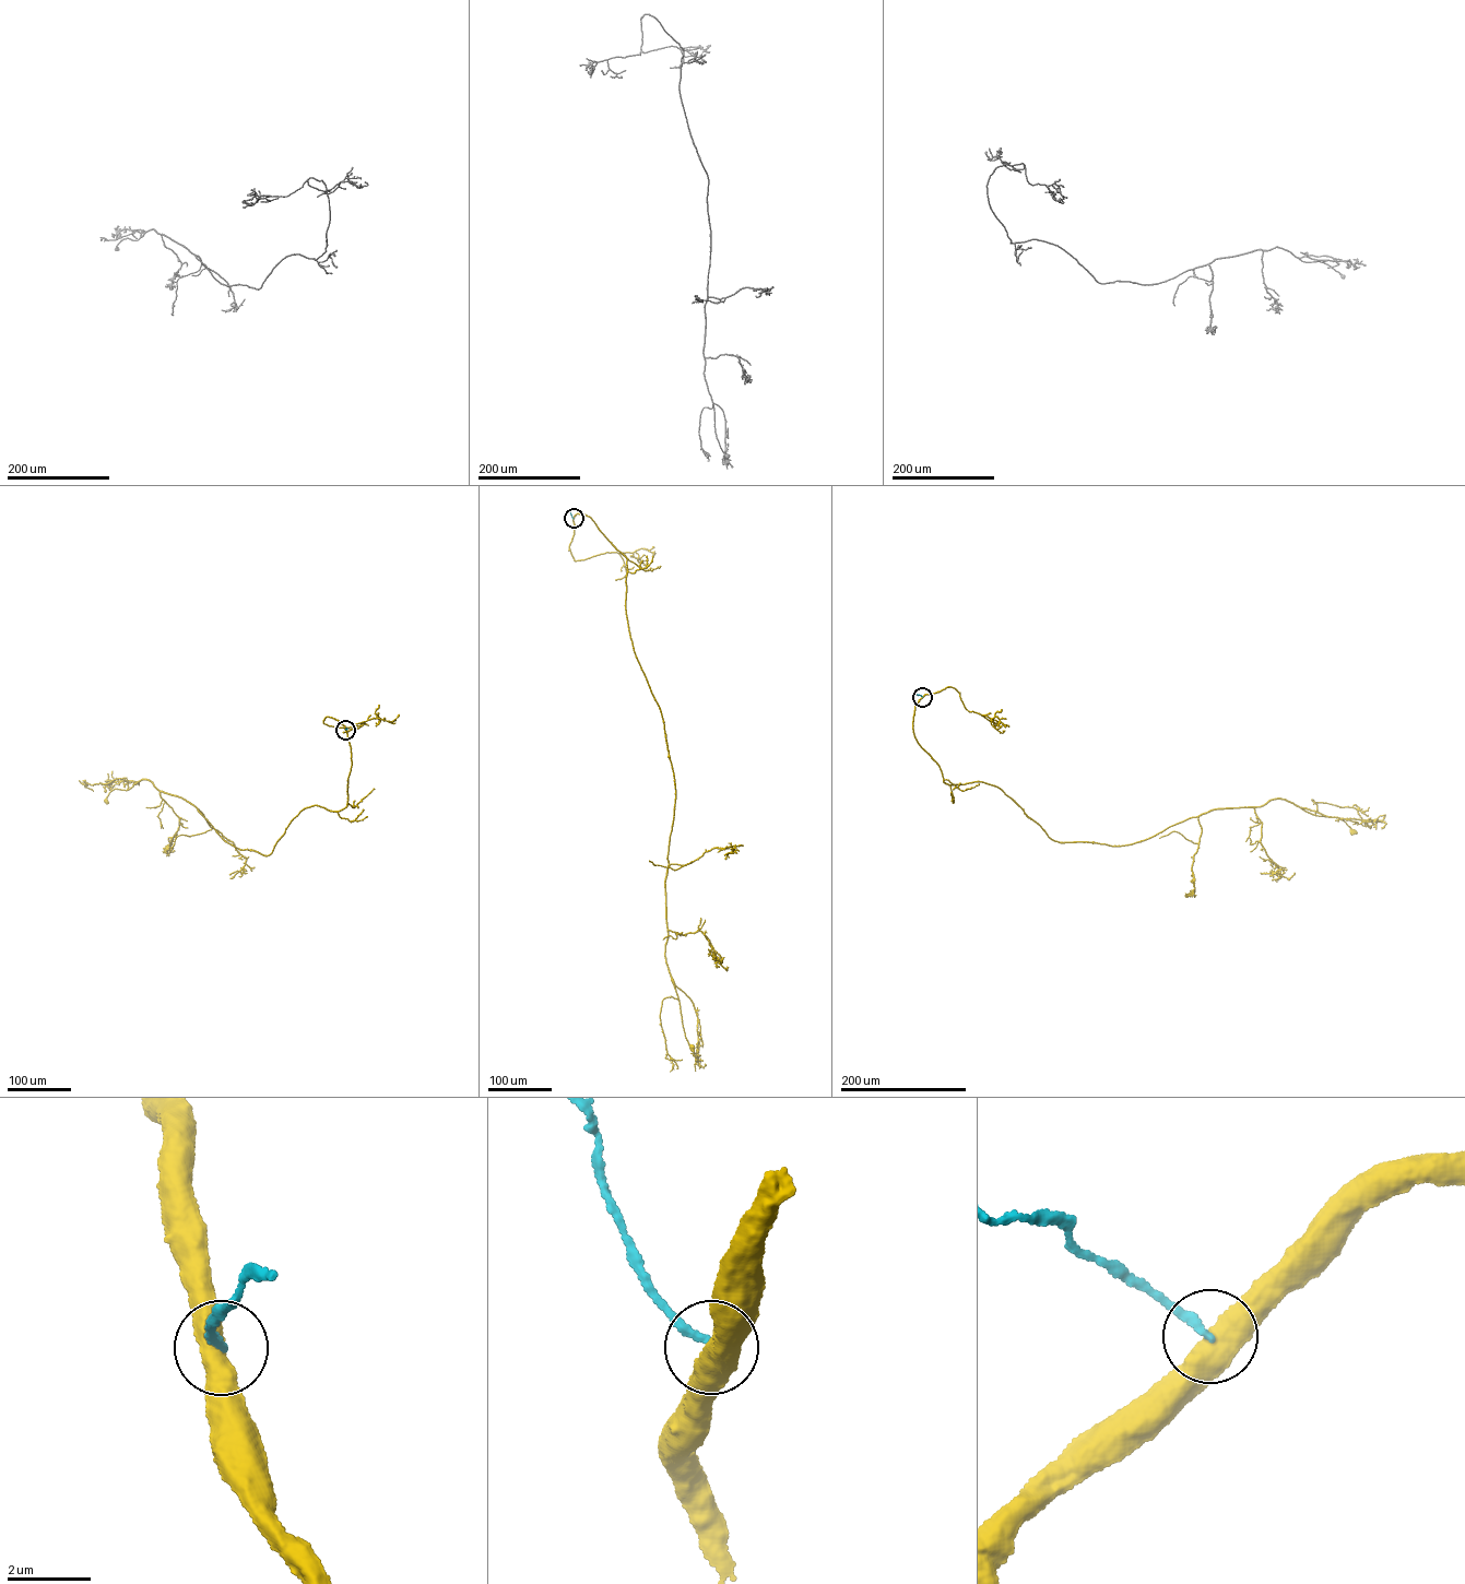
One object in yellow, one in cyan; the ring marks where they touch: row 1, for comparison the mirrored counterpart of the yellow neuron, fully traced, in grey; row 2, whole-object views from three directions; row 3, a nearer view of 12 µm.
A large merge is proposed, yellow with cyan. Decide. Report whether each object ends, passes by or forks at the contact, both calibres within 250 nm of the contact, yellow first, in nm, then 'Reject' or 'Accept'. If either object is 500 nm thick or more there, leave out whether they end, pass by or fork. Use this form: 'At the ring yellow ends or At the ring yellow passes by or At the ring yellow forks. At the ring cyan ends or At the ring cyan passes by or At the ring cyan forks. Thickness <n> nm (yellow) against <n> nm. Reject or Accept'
Thickness 550 nm (yellow) against 190 nm. Reject

